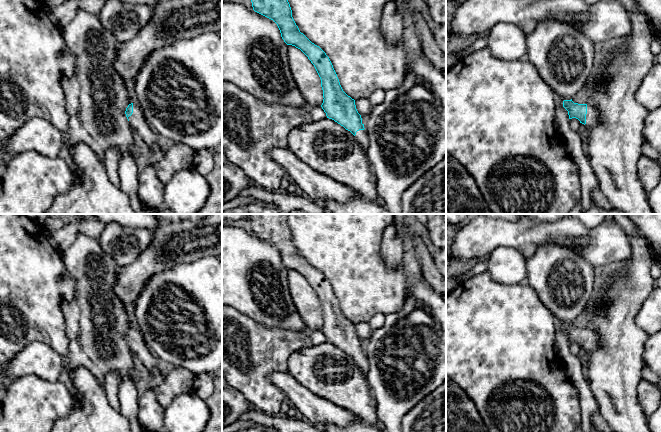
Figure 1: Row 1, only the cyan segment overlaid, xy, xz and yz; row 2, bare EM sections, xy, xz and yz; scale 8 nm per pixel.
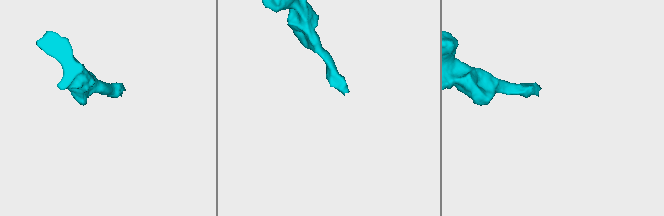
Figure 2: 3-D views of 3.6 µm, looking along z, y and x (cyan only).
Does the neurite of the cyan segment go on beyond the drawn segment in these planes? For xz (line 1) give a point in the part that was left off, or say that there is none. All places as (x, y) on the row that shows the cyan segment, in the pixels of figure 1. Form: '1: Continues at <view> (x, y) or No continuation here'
1: Continues at xz (361, 136)

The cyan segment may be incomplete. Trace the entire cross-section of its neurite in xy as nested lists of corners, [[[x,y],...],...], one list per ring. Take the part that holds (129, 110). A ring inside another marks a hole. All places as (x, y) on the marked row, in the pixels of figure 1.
[[[137,103],[128,105],[125,111],[134,132],[138,133],[150,149],[160,148],[158,144],[158,136],[153,128],[147,123],[142,109]]]

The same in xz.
[[[251,0],[253,10],[273,20],[287,45],[300,49],[314,65],[323,90],[322,109],[327,118],[350,131],[365,152],[369,145],[368,135],[358,113],[355,100],[342,89],[333,65],[326,53],[300,32],[288,0]]]

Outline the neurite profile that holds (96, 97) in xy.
[[[82,9],[78,10],[73,20],[61,28],[66,50],[75,57],[75,67],[70,77],[63,77],[61,85],[64,90],[66,111],[69,116],[68,130],[65,135],[65,144],[72,148],[79,143],[89,146],[104,161],[105,152],[111,148],[117,148],[121,157],[133,155],[134,131],[128,121],[125,111],[131,99],[126,83],[114,67],[119,41],[104,28],[98,14],[91,14]]]

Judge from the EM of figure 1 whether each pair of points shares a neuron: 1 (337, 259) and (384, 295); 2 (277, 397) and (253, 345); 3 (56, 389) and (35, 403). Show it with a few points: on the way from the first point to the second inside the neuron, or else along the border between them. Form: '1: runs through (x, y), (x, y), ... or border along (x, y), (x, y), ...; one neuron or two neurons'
1: runs through (349, 265), (372, 287); one neuron
2: runs through (264, 384), (256, 376), (256, 366), (253, 358); one neuron
3: runs through (51, 394), (40, 402); one neuron

